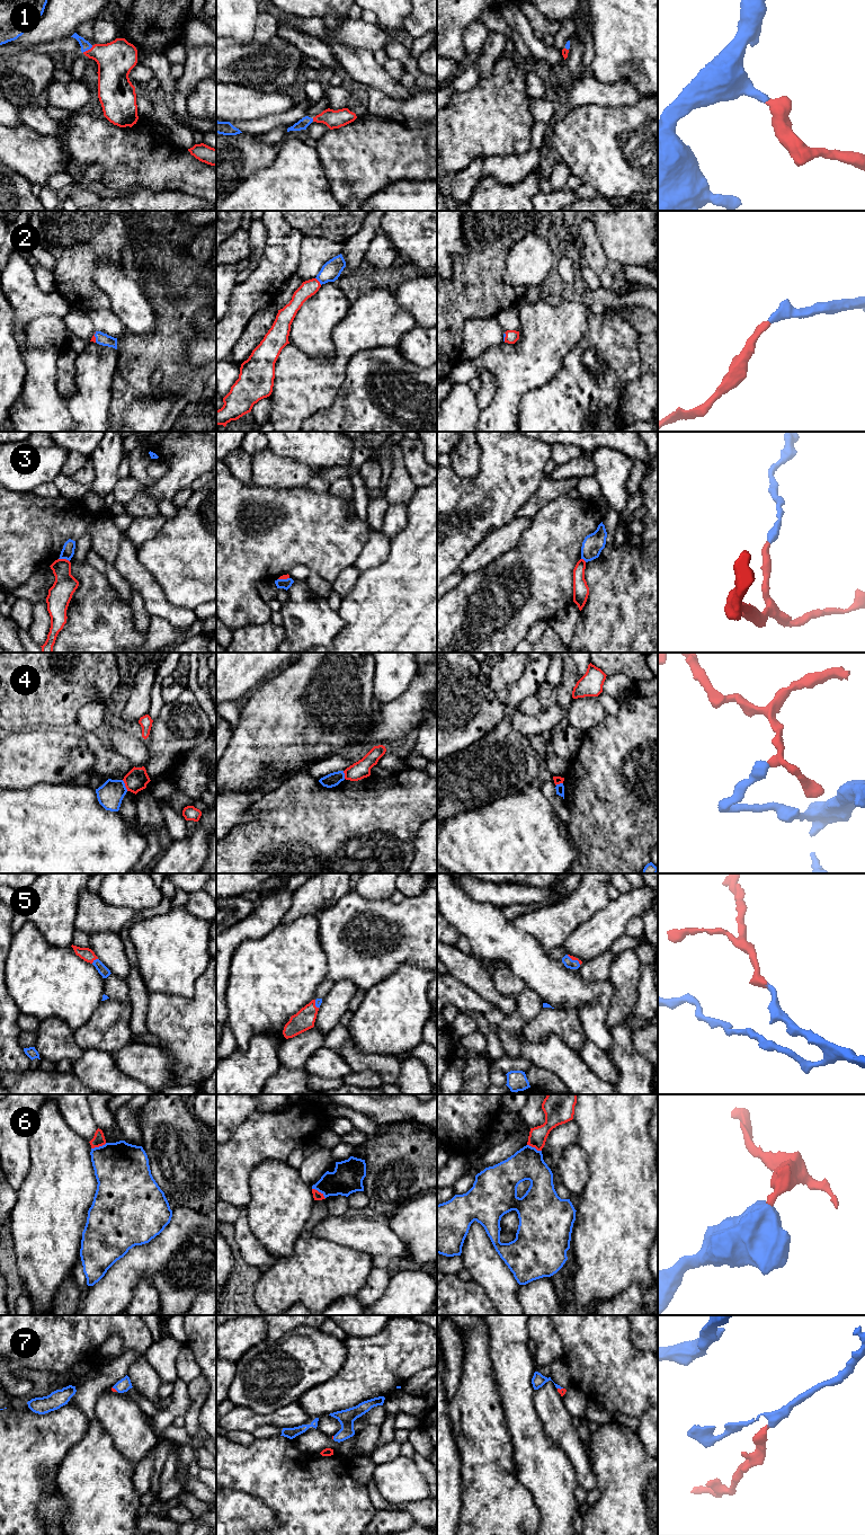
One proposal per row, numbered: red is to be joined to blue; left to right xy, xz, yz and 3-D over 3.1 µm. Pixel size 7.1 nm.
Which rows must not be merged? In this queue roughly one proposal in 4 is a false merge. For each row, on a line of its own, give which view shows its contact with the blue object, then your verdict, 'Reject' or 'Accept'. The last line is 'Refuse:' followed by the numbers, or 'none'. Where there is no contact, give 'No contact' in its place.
1: Touches blue in xy. Accept
2: Touches blue in xz. Accept
3: Touches blue in xy. Reject
4: Touches blue in xy. Reject
5: Touches blue in xy. Accept
6: Touches blue in xz. Reject
7: Touches blue in xy. Accept
Refuse: 3, 4, 6

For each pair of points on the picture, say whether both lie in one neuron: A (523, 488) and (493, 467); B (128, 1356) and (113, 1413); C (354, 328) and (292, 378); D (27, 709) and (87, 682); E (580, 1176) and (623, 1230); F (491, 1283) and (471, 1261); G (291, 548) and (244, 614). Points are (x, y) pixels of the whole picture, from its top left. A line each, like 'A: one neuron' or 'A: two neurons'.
A: one neuron
B: two neurons
C: one neuron
D: one neuron
E: two neurons
F: one neuron
G: one neuron

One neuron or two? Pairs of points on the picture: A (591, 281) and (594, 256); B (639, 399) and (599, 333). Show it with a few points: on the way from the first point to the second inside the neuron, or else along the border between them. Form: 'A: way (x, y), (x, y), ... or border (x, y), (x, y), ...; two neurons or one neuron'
A: border (582, 260), (596, 274), (602, 285); two neurons
B: border (639, 357), (639, 375), (622, 391), (618, 407); two neurons

